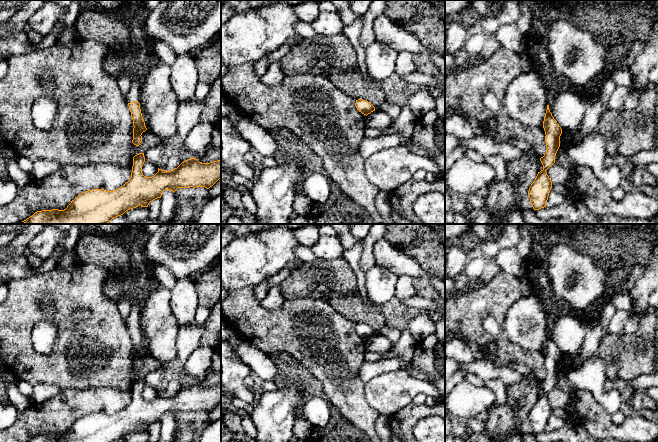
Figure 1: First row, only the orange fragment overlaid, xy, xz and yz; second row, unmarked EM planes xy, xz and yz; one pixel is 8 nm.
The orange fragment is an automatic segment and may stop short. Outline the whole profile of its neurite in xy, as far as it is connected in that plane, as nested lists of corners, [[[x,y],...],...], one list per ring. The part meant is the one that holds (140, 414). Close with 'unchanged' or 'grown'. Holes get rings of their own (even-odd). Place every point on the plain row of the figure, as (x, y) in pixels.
[[[144,377],[135,379],[131,402],[116,414],[88,414],[75,421],[64,434],[37,435],[29,442],[116,442],[139,429],[148,431],[150,426],[161,422],[165,414],[175,416],[178,412],[190,411],[209,413],[221,403],[221,384],[202,387],[191,382],[171,395],[158,392],[152,401],[143,399],[144,386]]]; unchanged

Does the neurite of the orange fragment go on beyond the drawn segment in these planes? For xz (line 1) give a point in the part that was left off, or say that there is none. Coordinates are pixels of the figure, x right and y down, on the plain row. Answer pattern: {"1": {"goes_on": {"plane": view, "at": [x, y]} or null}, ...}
{"1": {"goes_on": null}}

